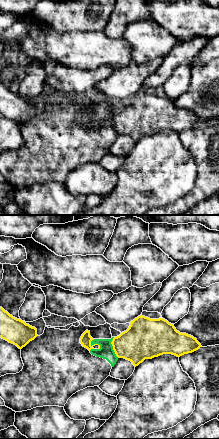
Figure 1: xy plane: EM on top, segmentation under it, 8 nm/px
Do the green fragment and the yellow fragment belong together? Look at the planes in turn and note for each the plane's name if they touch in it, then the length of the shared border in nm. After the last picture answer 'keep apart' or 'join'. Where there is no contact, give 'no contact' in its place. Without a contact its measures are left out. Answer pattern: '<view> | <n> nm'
xy | 170 nm

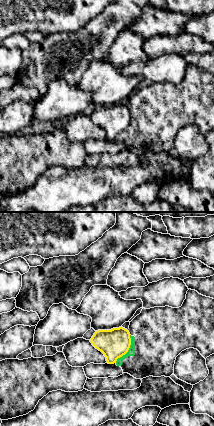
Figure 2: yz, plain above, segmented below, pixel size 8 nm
yz | 260 nm

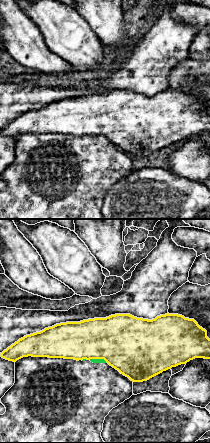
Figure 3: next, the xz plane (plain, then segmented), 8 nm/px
xz | 140 nm

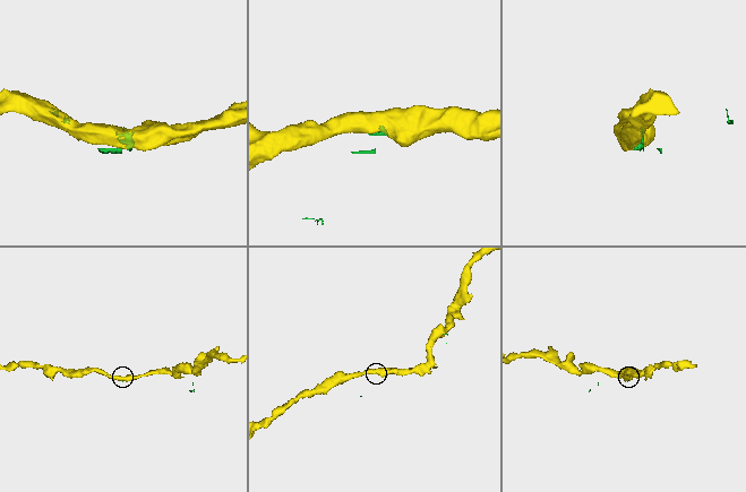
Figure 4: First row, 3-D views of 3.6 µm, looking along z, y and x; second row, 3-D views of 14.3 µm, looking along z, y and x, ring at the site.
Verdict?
keep apart

